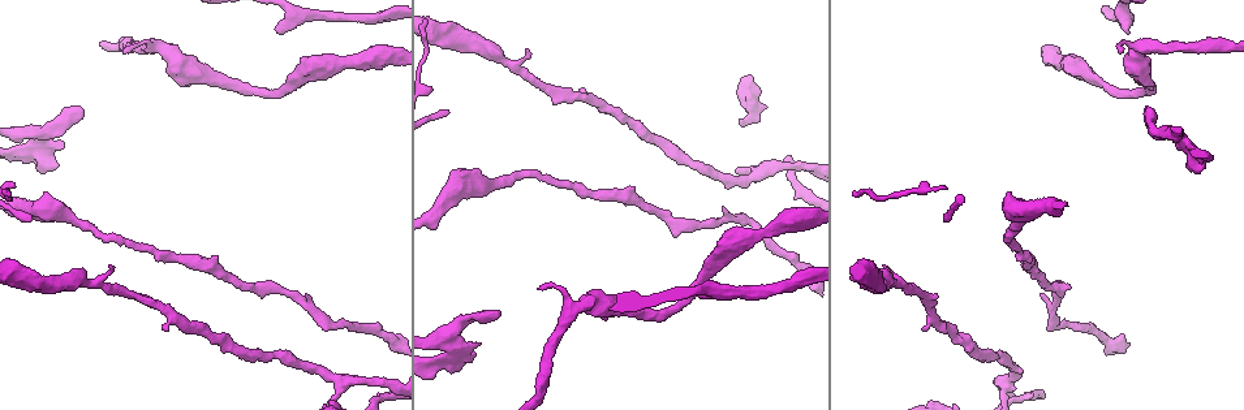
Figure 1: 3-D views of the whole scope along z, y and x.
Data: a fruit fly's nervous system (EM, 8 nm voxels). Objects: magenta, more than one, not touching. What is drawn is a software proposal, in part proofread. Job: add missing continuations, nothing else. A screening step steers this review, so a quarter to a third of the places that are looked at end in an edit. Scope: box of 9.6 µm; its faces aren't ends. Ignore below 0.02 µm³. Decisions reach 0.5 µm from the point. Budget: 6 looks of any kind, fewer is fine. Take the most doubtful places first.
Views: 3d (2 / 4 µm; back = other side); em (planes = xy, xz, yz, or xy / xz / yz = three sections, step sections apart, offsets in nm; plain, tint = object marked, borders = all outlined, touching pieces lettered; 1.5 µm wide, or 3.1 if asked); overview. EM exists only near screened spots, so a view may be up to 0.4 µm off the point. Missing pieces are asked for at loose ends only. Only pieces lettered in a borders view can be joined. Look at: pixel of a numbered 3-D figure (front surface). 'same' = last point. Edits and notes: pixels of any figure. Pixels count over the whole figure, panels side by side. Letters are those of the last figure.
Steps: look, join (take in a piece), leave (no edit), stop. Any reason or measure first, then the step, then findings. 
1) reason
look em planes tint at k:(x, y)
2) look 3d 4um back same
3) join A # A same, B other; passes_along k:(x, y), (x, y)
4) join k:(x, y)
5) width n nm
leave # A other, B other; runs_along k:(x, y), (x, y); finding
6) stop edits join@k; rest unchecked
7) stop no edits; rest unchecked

an open end
look em planes borders at 1:(80, 110)

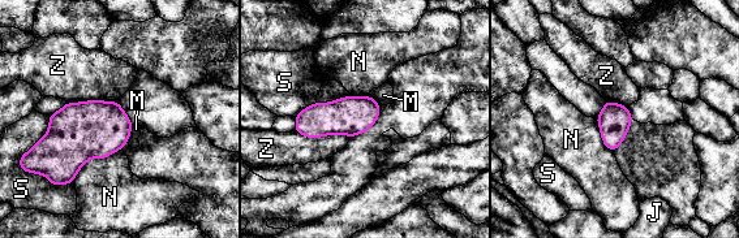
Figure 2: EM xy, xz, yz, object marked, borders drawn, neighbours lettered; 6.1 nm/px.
longest_contact N 360 nm
leave # J other, M other, N other, S other, Z other; none of them fits

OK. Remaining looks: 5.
free end
look 3d 4um at 1:(701, 298)

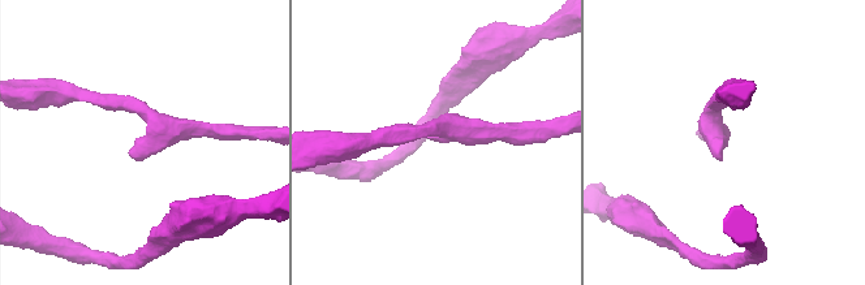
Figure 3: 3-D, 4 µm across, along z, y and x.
shape alone is not enough
look em planes borders at 3:(721, 157)

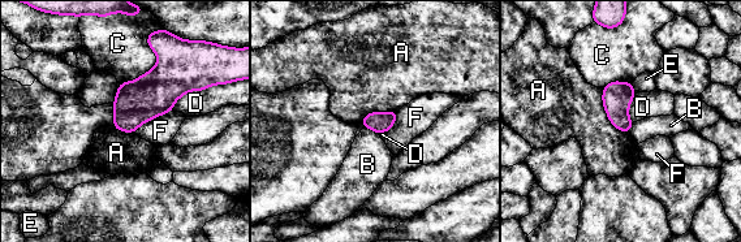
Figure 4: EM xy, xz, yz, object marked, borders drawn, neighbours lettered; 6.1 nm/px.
leave # A other, B other, C other, D other, E other, F other; border 4:(363, 126), (378, 133); none of them fits

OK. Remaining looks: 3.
free end
look 3d 2um at 1:(543, 288)

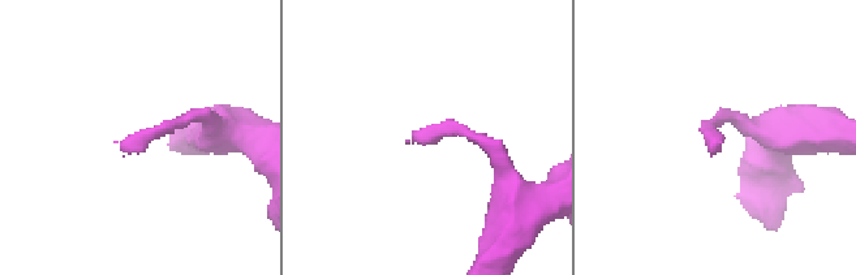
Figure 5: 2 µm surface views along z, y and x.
need the tissue
look em yz step 4 tint at 5:(713, 153)

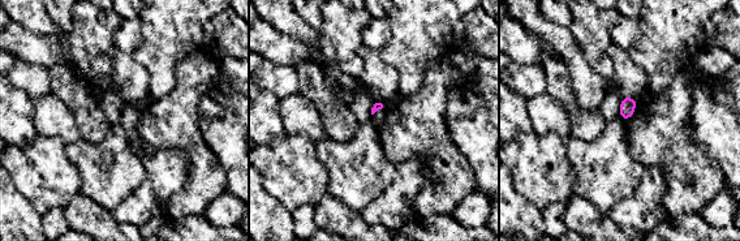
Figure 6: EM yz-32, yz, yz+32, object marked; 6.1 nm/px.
another direction
look em planes borders same

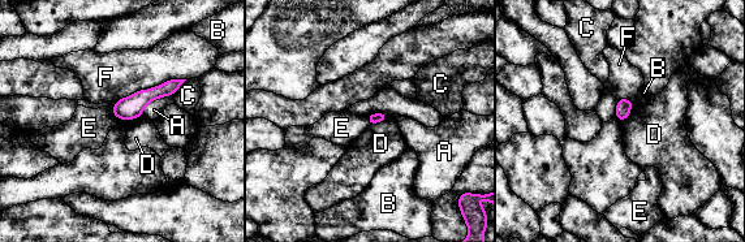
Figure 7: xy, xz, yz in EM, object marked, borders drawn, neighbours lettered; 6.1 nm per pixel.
leave # A other, B other, C other, D other, E other, F other; border 7:(111, 109), (119, 120); none of them fits

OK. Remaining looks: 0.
stop no edits; rest unchecked

